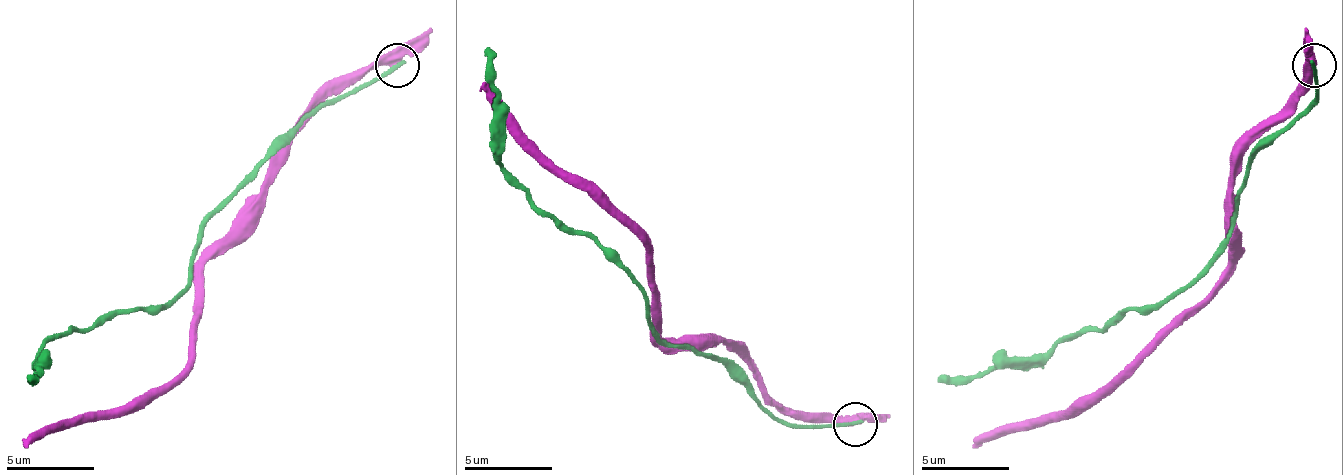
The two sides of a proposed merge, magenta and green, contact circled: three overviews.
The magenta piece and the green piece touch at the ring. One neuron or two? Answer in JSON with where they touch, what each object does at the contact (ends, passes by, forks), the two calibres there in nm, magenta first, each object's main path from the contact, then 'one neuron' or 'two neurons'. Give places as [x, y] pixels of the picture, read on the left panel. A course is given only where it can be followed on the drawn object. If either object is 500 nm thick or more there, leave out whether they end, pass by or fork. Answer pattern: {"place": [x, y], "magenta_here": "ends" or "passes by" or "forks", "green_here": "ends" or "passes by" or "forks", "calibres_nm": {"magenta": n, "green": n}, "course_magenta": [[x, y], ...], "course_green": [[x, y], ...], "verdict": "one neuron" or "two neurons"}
{"place": [397, 65], "magenta_here": "passes by", "green_here": "ends", "calibres_nm": {"magenta": 420, "green": 240}, "course_magenta": [[398, 64], [359, 68], [279, 152], [266, 204], [209, 262], [196, 359], [138, 403], [41, 429], [24, 447]], "course_green": [[398, 64], [319, 103], [266, 156], [204, 226], [191, 279], [169, 301], [59, 332], [41, 350], [28, 381]], "verdict": "two neurons"}

